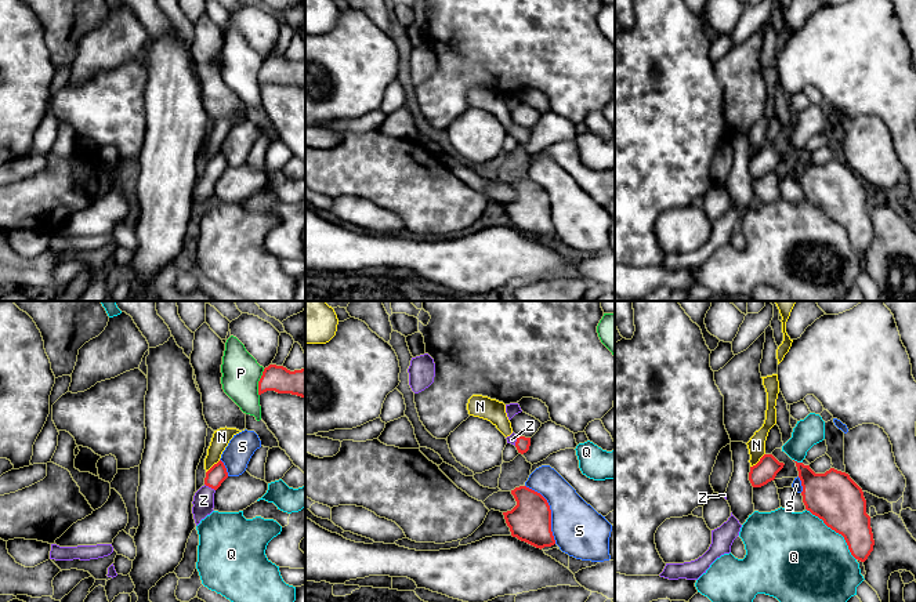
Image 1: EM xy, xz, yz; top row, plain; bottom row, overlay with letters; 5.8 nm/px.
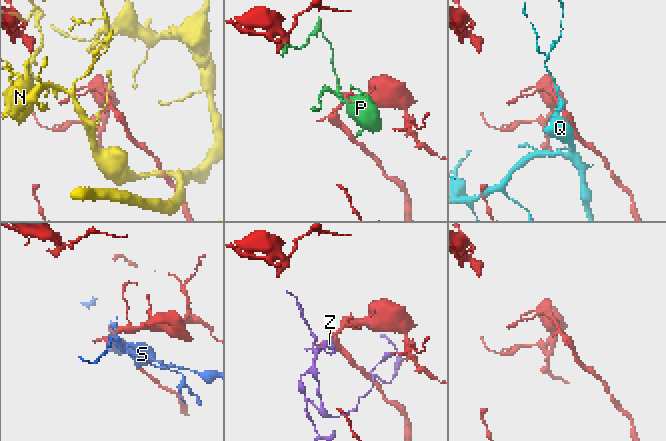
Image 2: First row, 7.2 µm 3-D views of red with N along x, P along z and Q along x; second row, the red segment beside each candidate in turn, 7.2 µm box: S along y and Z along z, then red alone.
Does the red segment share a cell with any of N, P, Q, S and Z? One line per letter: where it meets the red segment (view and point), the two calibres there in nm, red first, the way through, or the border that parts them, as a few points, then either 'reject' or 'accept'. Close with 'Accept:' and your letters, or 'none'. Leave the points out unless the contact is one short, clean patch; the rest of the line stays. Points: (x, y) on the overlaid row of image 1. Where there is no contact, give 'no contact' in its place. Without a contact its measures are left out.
N: contact yz (759, 461); calibres 140 and 100 nm; reject
P: contact xy (259, 383); calibres 160 and 220 nm; reject
Q: contact yz (836, 532); calibres 300 and 480 nm; reject
S: contact xz (550, 511); calibres 240 and 300 nm; reject
Z: contact xy (210, 486); calibres 110 and 130 nm; way xy (217, 474), (210, 486), (203, 500); accept
Accept: Z

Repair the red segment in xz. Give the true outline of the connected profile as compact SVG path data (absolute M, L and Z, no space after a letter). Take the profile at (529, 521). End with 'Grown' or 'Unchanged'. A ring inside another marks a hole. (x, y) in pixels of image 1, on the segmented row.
M526 486L515 487L511 494L517 505L503 512L511 536L540 550L554 545L551 509L547 500Z. Unchanged

